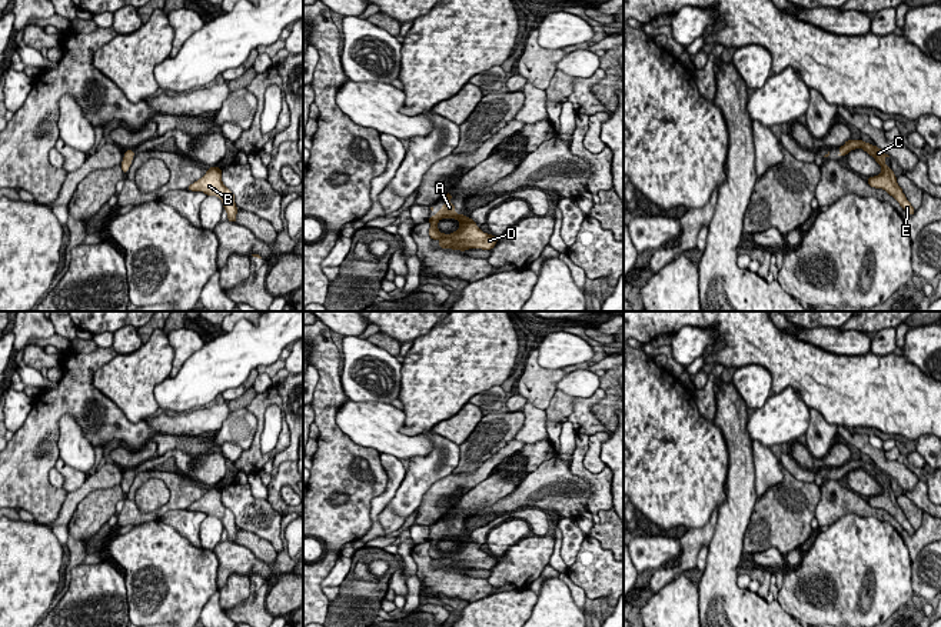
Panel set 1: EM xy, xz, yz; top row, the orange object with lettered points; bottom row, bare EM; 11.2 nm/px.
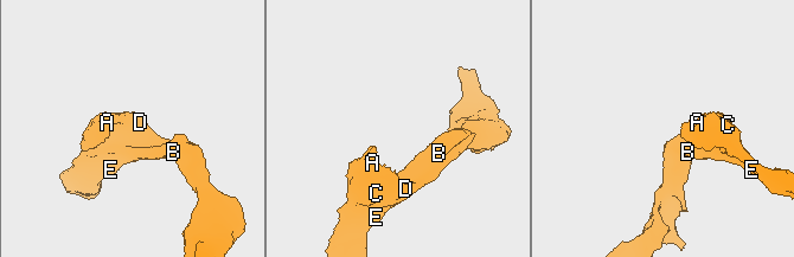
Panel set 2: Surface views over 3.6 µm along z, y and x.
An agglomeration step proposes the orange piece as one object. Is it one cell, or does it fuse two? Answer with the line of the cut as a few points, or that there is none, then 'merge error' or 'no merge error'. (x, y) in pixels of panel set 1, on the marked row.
no cut; no merge error

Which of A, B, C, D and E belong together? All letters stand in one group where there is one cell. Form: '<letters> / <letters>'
A B C D E

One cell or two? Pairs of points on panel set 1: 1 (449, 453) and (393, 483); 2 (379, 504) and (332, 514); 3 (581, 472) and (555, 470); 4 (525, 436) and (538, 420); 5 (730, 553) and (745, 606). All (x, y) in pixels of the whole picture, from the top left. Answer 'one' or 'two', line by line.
1: two
2: two
3: two
4: one
5: one

